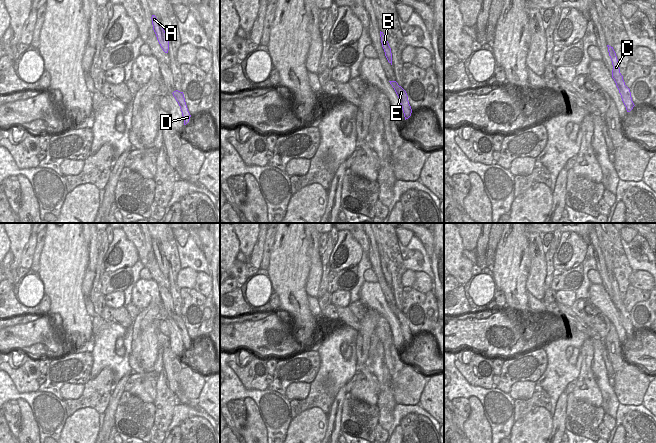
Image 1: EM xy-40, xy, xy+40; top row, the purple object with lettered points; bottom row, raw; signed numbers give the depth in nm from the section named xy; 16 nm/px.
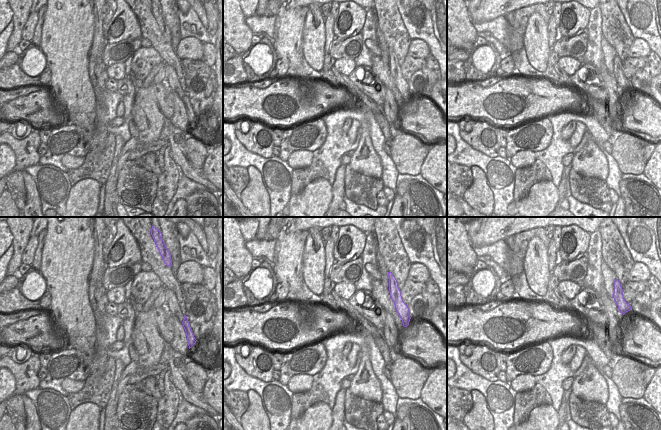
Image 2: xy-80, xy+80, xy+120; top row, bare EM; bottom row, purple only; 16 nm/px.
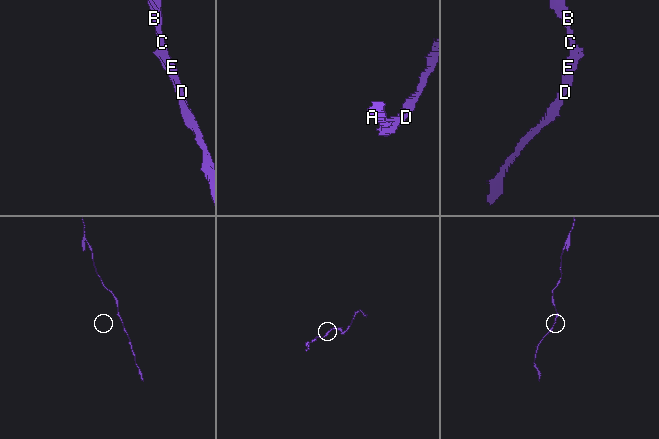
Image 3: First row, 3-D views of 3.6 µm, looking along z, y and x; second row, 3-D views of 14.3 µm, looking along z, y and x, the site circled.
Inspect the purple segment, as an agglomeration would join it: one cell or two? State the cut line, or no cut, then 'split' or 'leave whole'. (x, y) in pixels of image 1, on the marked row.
no cut; leave whole

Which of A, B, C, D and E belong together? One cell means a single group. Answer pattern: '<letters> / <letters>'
A B C D E

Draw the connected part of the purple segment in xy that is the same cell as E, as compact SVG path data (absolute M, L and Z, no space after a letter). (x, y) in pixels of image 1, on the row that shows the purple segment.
M389 81L389 82L392 85L392 87L394 88L394 90L399 98L399 101L400 101L400 104L402 106L402 110L404 113L404 117L406 120L411 116L411 113L412 113L412 109L411 109L411 106L408 101L407 93L401 86L398 85L398 83L396 81Z

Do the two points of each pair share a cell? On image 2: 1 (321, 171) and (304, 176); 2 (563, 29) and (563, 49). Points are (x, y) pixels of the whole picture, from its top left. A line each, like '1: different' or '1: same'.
1: same
2: different

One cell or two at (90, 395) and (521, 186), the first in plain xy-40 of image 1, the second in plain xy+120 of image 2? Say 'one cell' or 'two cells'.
one cell

